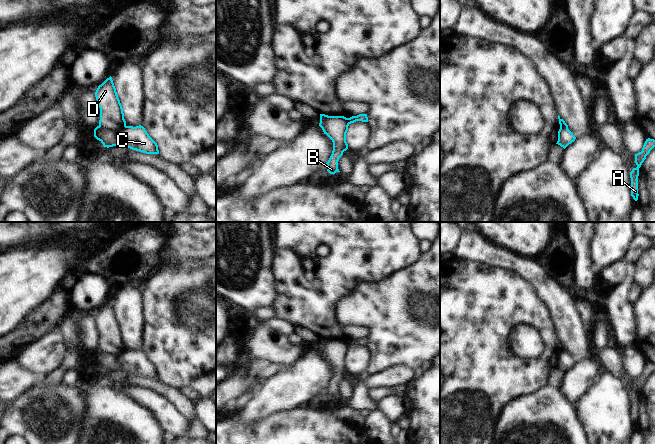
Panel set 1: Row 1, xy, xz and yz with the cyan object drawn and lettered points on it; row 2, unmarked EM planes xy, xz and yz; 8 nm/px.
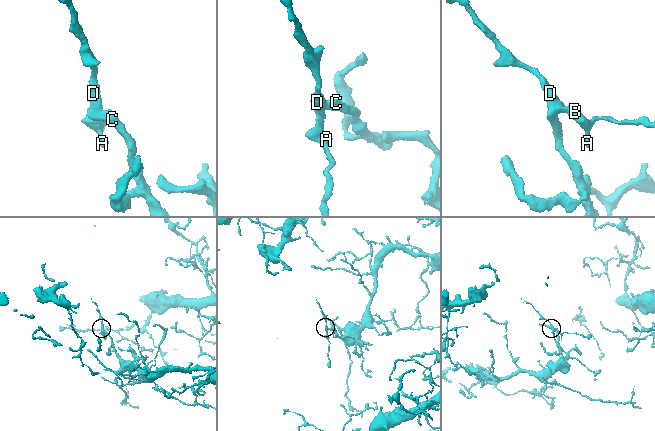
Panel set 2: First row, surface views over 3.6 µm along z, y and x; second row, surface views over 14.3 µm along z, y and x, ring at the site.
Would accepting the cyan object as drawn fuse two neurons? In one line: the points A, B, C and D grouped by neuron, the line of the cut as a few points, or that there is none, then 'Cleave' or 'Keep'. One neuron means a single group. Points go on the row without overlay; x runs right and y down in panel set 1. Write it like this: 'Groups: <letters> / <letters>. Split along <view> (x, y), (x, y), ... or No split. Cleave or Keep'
Groups: A B D / C. Split along xy (99, 349), (115, 354), (120, 354), (125, 350). Cleave

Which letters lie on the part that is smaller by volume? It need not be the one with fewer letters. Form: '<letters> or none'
A, B, D

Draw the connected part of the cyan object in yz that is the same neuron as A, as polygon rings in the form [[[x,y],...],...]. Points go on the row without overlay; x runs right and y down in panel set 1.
[[[646,363],[642,375],[635,378],[635,387],[637,389],[636,392],[633,392],[630,396],[631,402],[631,420],[635,425],[638,424],[638,400],[639,400],[639,392],[641,391],[642,387],[646,383],[646,380],[650,377],[650,375],[655,371],[655,364],[654,363]]]

